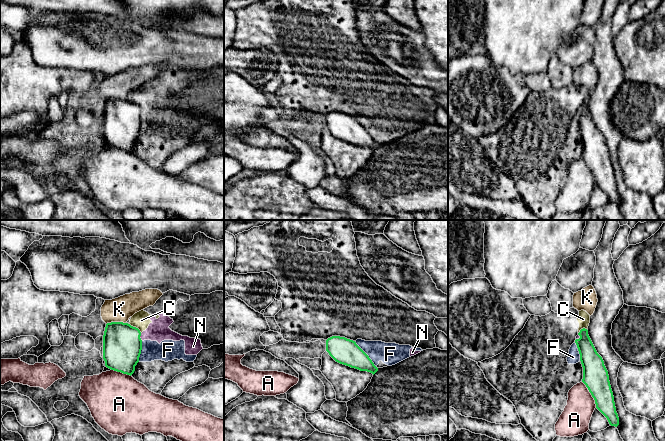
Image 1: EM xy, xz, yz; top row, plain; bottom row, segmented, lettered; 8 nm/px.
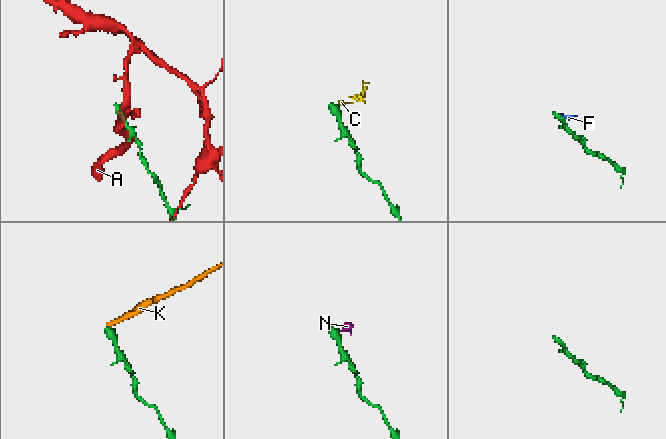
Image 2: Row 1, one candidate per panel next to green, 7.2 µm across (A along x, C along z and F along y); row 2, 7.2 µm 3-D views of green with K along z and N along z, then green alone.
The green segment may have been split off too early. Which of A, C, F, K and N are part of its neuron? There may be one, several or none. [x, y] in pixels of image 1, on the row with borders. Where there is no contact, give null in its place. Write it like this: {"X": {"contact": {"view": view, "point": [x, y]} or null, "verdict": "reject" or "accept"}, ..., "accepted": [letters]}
{"A": {"contact": {"view": "yz", "point": [591, 394]}, "verdict": "reject"}, "C": {"contact": {"view": "xy", "point": [134, 327]}, "verdict": "reject"}, "F": {"contact": {"view": "xz", "point": [366, 354]}, "verdict": "reject"}, "K": {"contact": {"view": "xy", "point": [115, 322]}, "verdict": "reject"}, "N": {"contact": {"view": "xy", "point": [139, 337]}, "verdict": "reject"}, "accepted": []}

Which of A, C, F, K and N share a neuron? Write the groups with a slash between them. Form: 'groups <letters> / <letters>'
groups A / C F N / K

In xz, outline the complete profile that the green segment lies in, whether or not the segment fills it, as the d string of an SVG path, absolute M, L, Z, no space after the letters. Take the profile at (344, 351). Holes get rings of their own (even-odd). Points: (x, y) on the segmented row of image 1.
M332 336L326 340L326 351L340 364L370 372L373 375L378 371L369 356L353 340Z

